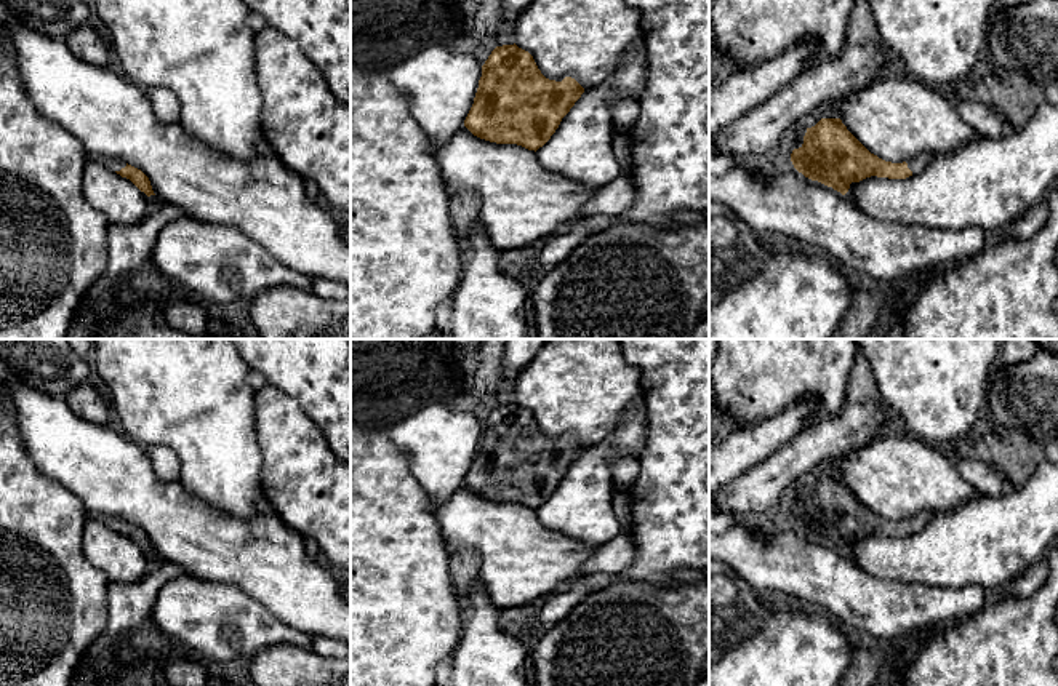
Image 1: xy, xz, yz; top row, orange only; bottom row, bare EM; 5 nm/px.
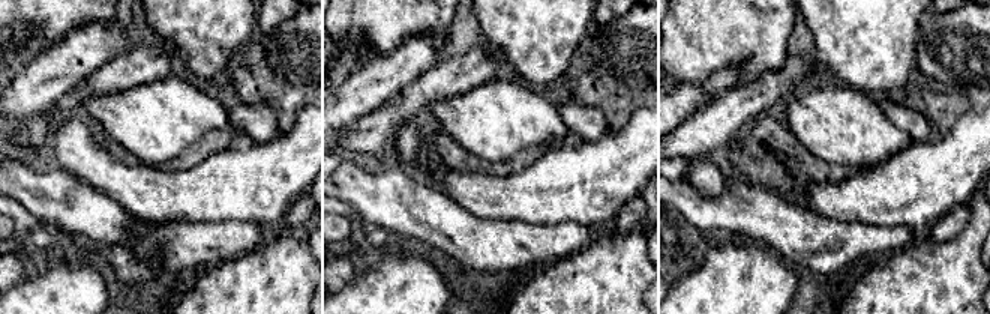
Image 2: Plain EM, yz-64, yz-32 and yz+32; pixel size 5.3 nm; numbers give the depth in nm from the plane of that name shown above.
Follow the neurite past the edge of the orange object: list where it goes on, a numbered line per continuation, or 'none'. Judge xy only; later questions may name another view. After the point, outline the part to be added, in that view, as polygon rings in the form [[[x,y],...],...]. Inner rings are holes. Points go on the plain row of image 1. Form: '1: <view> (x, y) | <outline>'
1: xy (114, 522) | [[[107,516],[107,518],[102,518],[102,521],[104,521],[107,526],[114,528],[114,529],[120,529],[122,526],[126,524],[126,521],[122,520],[122,518],[118,518],[118,516]]]

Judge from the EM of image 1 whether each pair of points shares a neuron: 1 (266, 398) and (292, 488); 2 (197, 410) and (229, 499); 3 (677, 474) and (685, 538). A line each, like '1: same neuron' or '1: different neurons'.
1: same neuron
2: same neuron
3: same neuron

